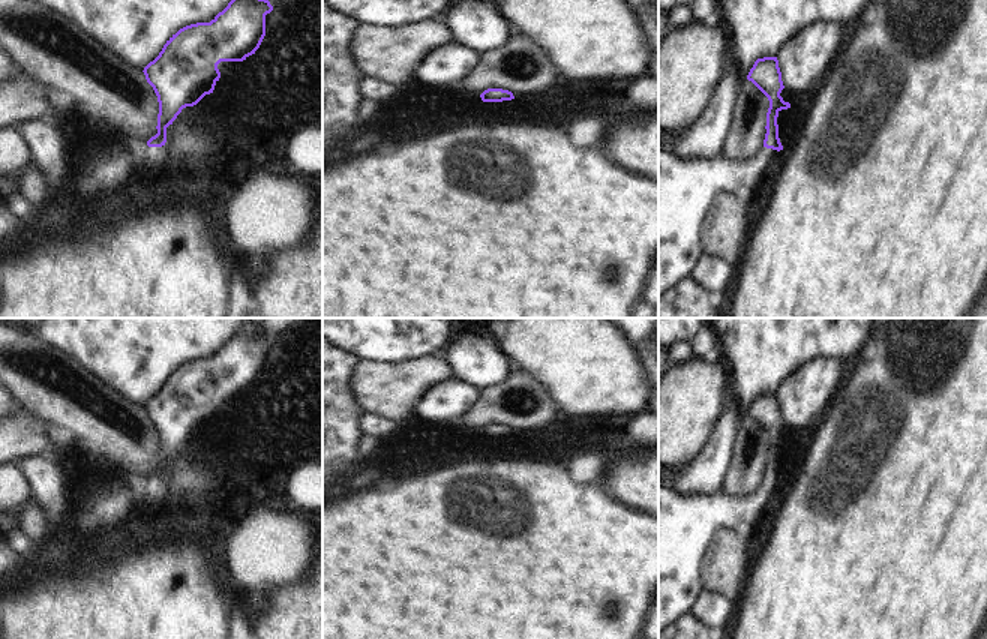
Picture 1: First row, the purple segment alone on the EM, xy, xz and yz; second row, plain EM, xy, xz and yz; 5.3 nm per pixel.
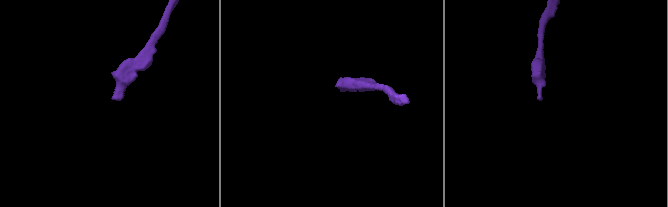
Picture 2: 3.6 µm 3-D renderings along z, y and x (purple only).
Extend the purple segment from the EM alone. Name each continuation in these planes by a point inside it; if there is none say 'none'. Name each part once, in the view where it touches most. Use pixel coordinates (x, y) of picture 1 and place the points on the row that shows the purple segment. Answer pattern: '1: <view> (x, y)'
1: yz (687, 188)

